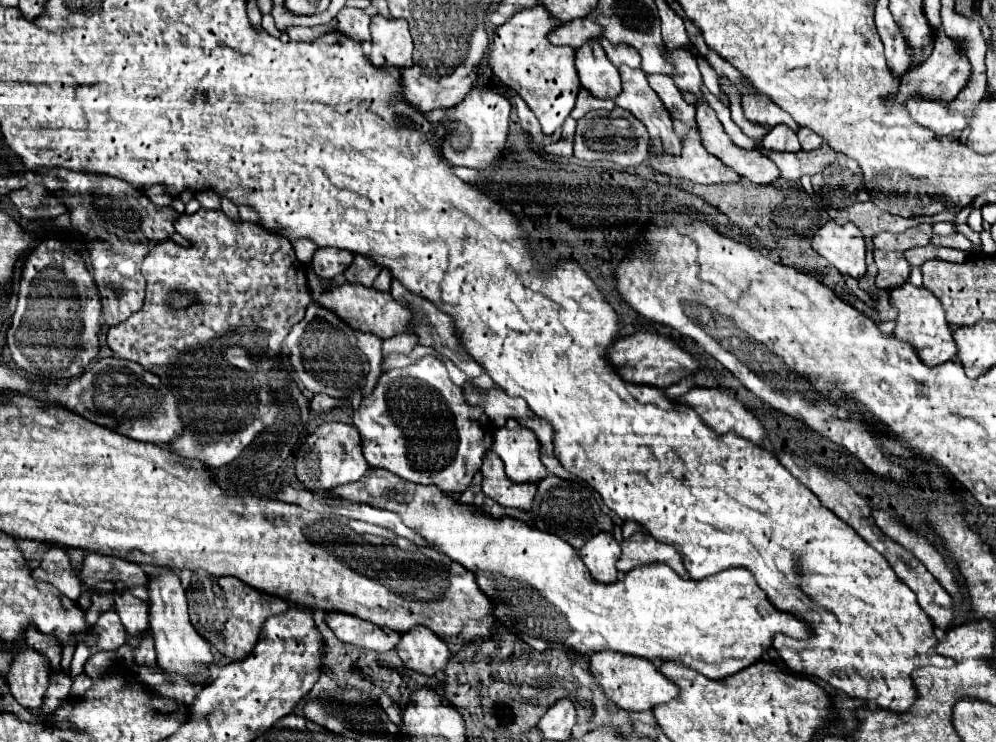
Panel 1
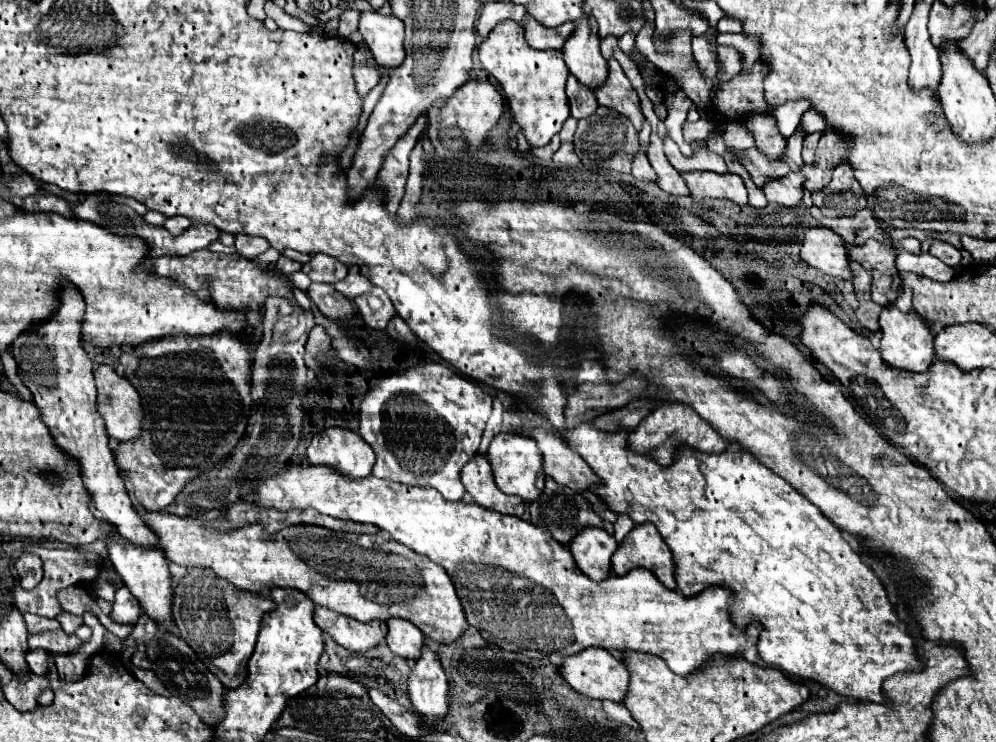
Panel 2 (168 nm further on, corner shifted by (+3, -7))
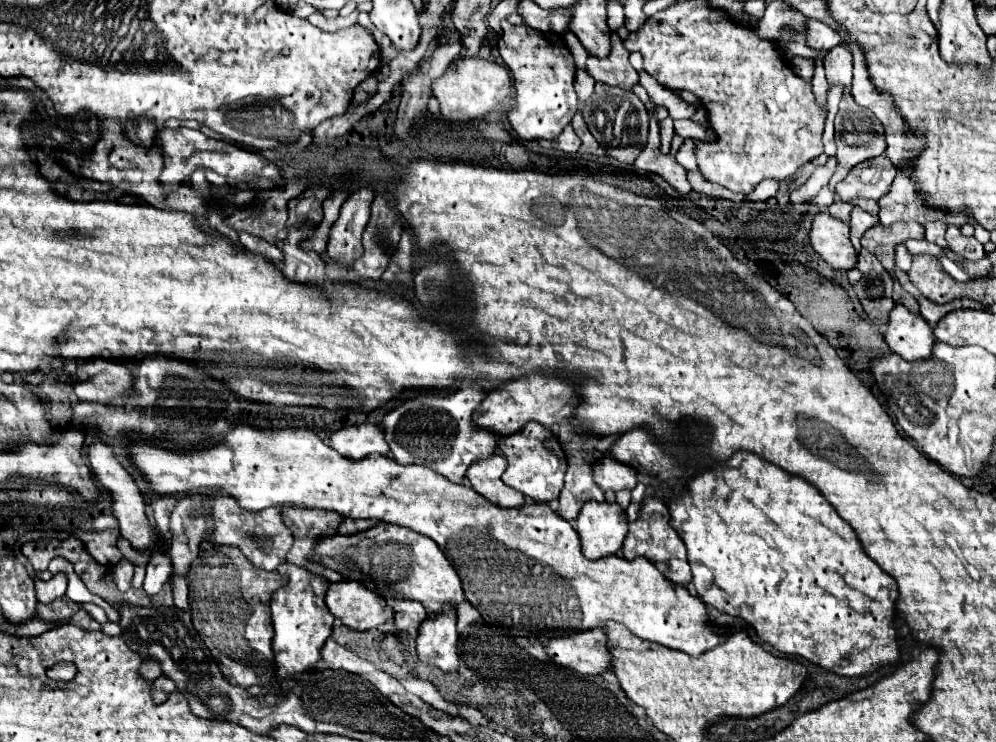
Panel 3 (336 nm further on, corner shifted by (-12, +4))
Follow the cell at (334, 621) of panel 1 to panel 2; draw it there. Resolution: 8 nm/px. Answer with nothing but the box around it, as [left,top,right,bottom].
[314,607,388,651]

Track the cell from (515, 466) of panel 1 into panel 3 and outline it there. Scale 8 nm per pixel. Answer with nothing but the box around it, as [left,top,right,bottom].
[497,422,567,502]

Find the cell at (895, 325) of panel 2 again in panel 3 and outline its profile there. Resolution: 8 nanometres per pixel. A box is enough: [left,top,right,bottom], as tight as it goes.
[885,304,935,360]

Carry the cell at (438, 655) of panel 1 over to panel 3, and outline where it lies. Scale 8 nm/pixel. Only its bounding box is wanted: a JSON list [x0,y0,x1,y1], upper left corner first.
[387,598,427,630]

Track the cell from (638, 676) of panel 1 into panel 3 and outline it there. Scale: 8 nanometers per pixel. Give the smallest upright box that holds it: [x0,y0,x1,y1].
[547,628,611,676]

